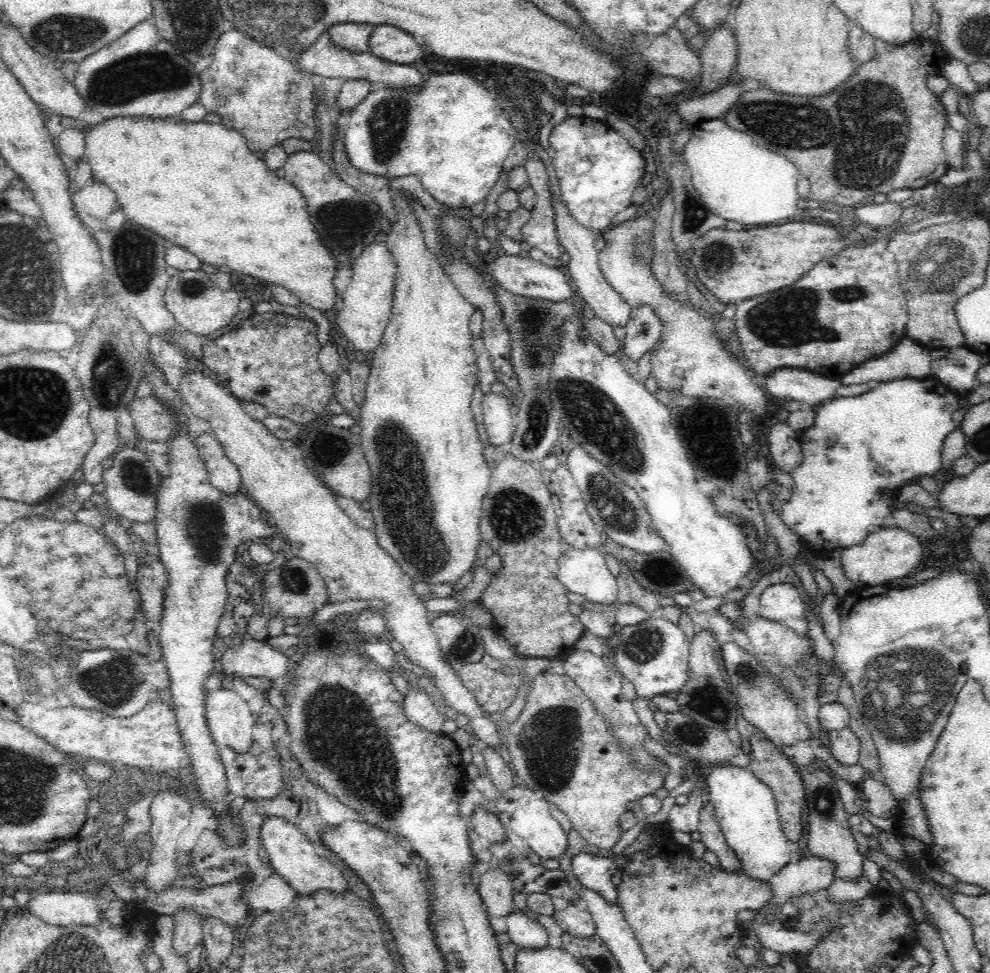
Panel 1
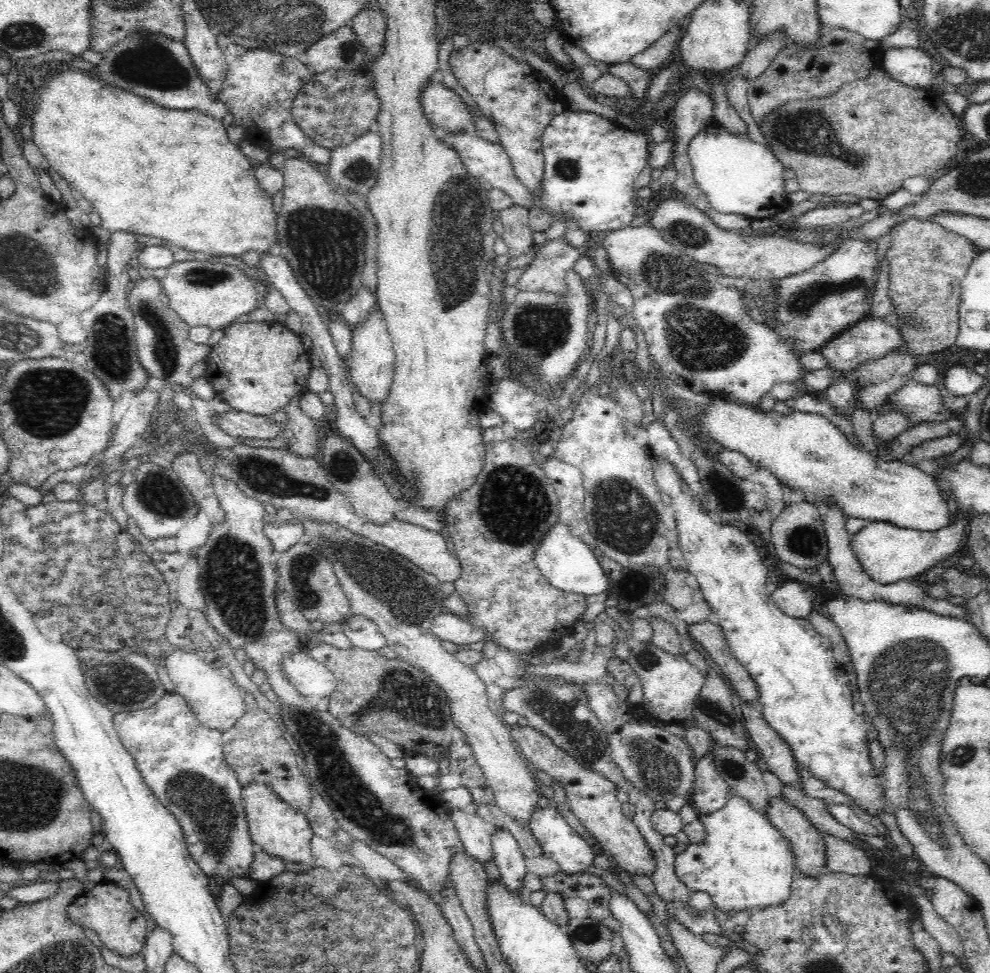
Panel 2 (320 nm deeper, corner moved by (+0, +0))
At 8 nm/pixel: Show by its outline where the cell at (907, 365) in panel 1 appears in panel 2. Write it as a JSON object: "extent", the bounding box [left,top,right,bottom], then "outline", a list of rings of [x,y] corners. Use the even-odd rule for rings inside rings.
{"extent":[821,317,904,374],"outline":[[[878,317],[862,318],[854,322],[852,326],[846,328],[844,332],[836,334],[821,347],[822,354],[827,360],[827,367],[831,370],[838,370],[845,374],[854,370],[859,361],[870,360],[870,358],[880,358],[892,352],[894,348],[904,349],[903,338],[900,337],[899,329],[889,319],[879,319]]]}

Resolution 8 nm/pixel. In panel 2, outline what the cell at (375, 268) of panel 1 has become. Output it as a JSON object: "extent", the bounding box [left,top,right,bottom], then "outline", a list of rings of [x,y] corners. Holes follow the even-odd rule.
{"extent":[348,309,395,406],"outline":[[[371,309],[365,323],[352,327],[352,352],[348,362],[349,380],[354,385],[355,391],[370,401],[370,404],[380,403],[381,406],[387,401],[395,365],[395,354],[392,341],[386,331],[386,321],[381,311]]]}

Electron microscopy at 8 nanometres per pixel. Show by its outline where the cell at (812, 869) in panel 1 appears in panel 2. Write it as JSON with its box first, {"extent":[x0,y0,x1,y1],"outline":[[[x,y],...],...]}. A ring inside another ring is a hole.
{"extent":[821,833,872,875],"outline":[[[821,833],[826,845],[825,869],[830,872],[840,872],[850,875],[868,875],[872,862],[866,851],[858,844],[852,844],[844,838]]]}

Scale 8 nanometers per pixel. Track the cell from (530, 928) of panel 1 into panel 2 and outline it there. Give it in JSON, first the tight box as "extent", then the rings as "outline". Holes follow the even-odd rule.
{"extent":[491,826,527,896],"outline":[[[496,826],[493,828],[491,843],[493,861],[500,870],[506,888],[514,894],[526,896],[527,890],[522,888],[522,880],[527,874],[526,862],[519,842],[508,828]]]}

